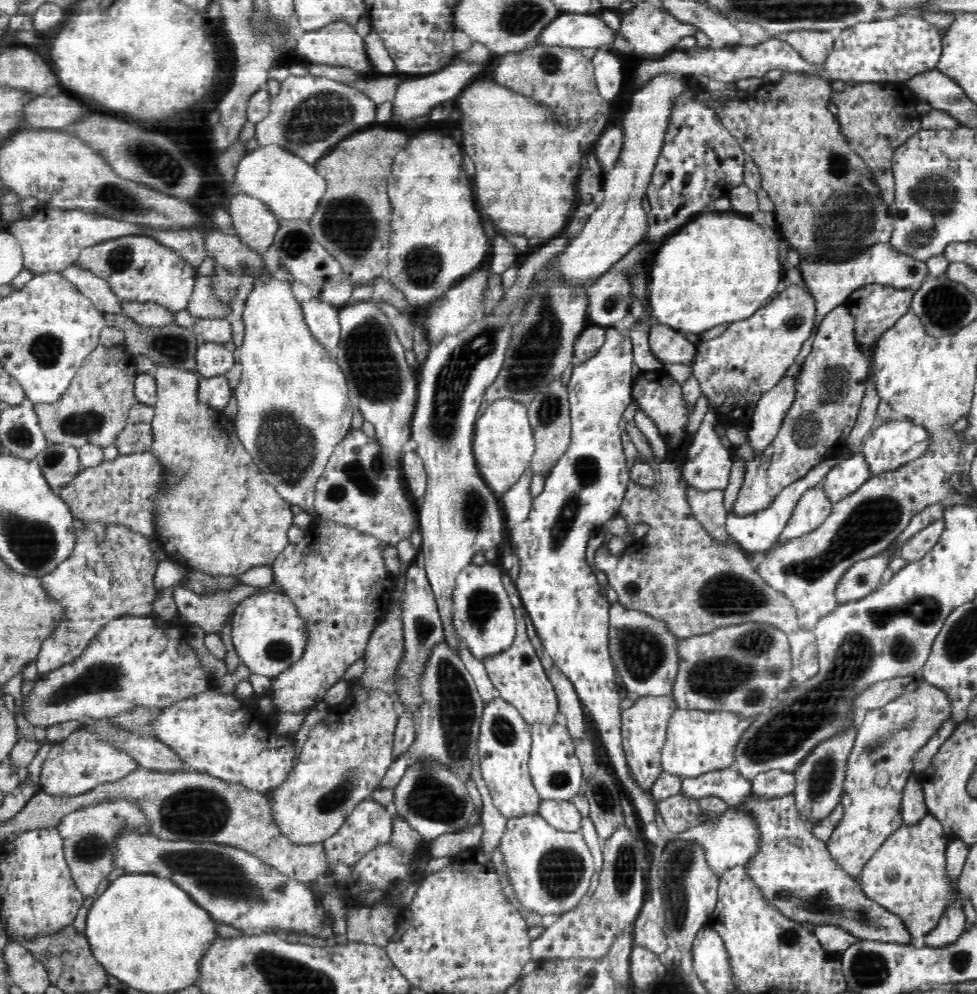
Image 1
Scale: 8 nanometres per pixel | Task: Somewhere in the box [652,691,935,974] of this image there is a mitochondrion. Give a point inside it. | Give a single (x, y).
(820, 902)

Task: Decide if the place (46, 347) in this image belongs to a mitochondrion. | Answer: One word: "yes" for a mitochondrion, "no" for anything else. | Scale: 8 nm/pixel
yes

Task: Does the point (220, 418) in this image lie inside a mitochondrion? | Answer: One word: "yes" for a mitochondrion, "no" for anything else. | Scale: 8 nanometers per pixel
no

